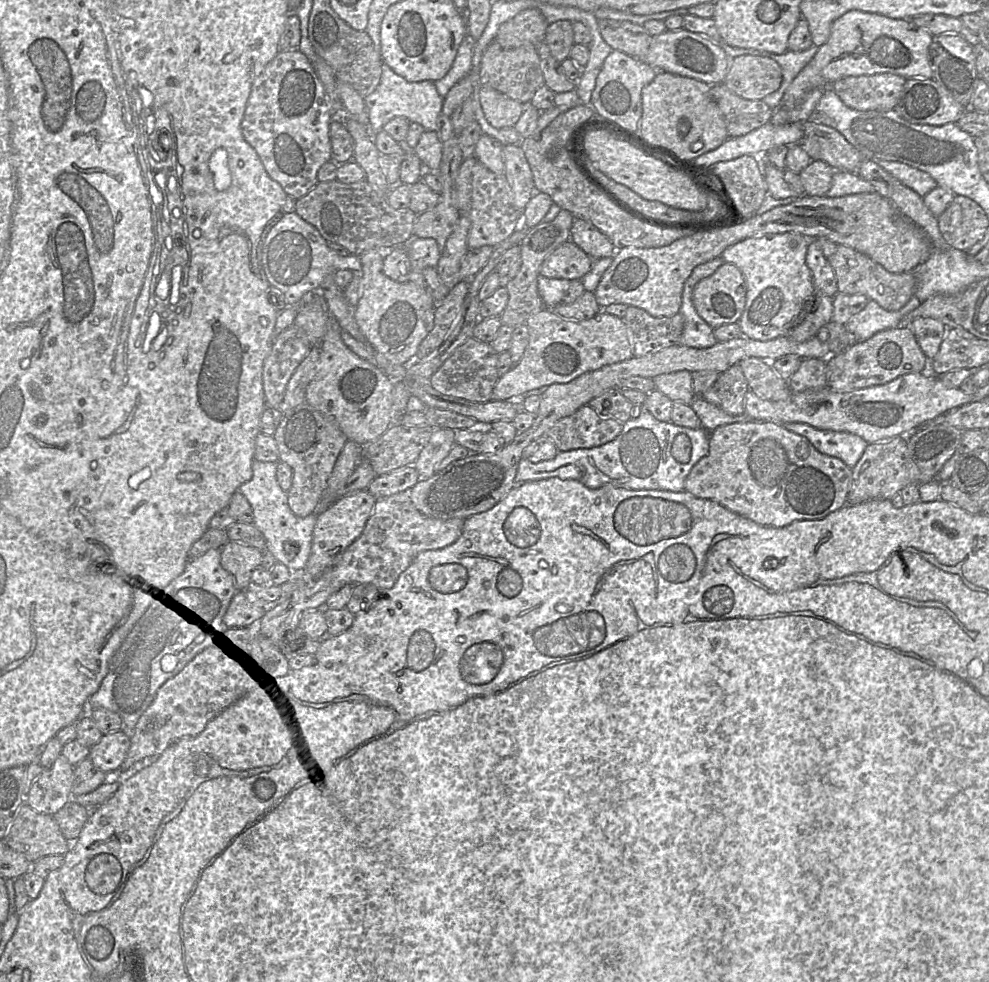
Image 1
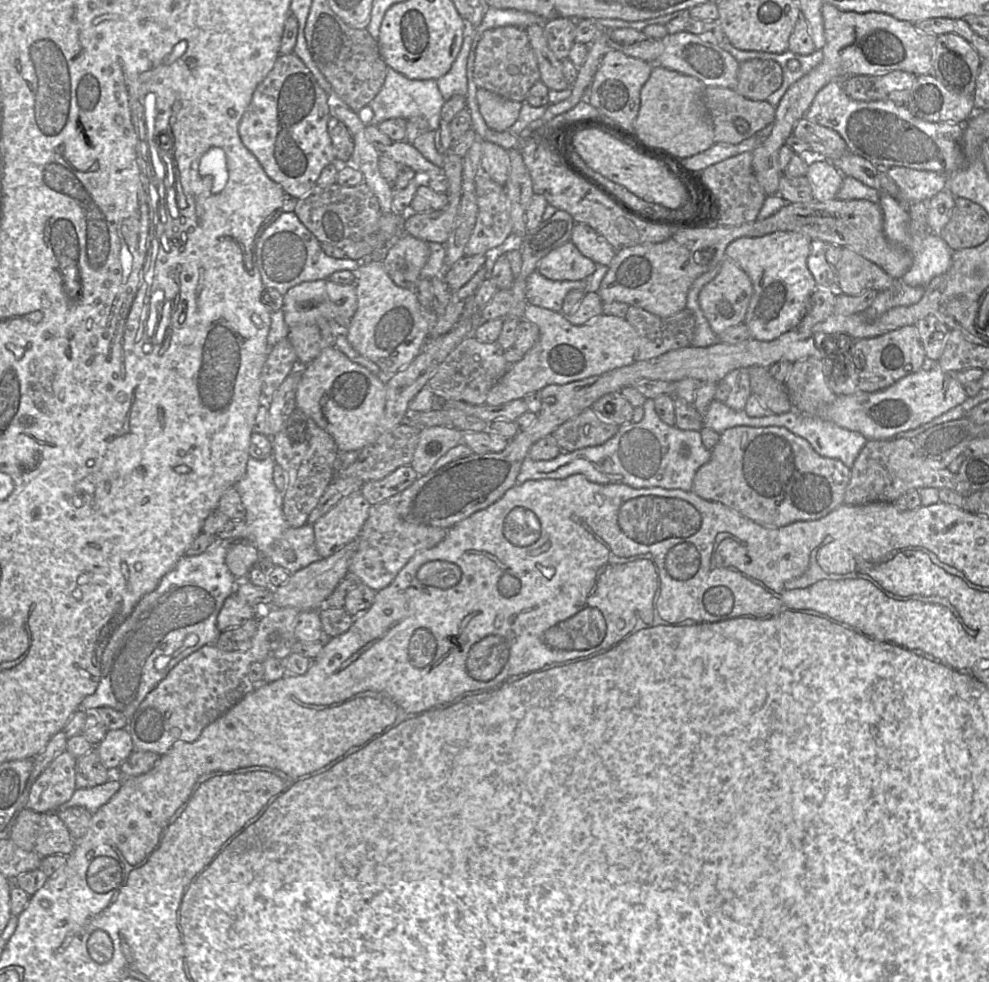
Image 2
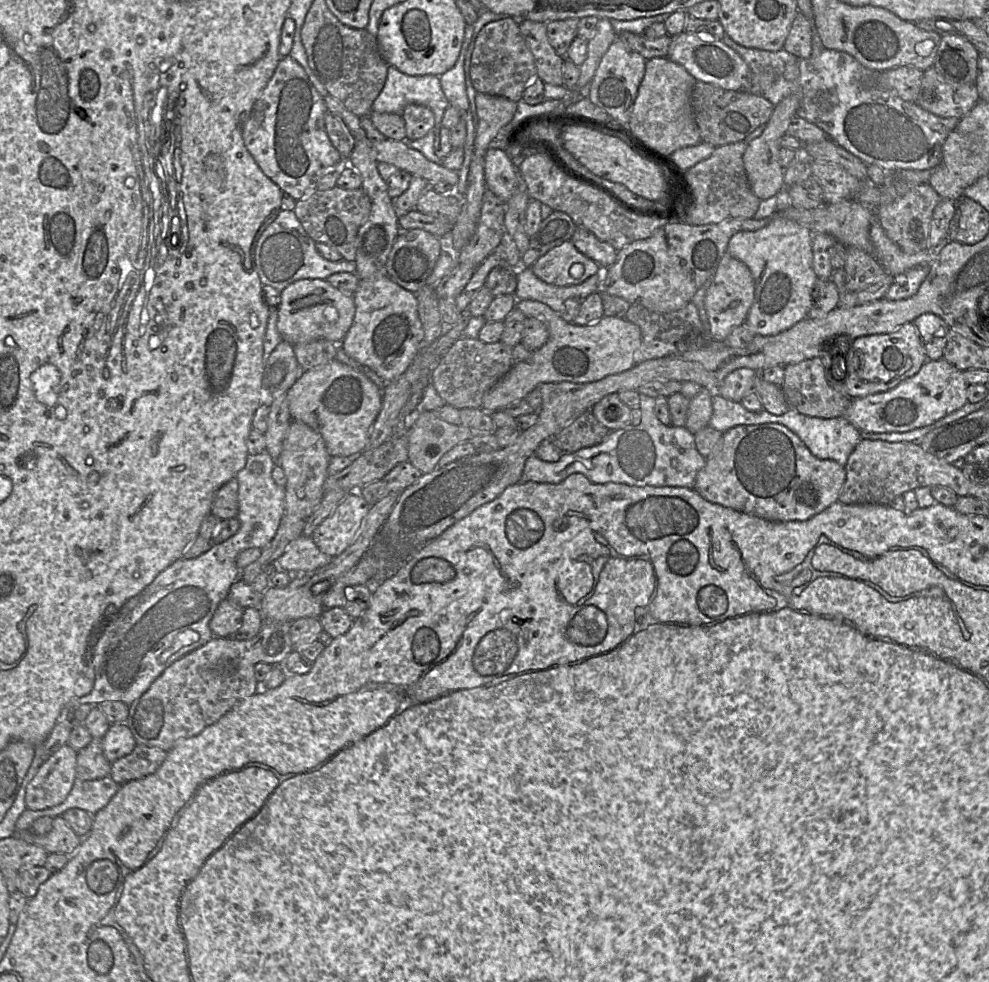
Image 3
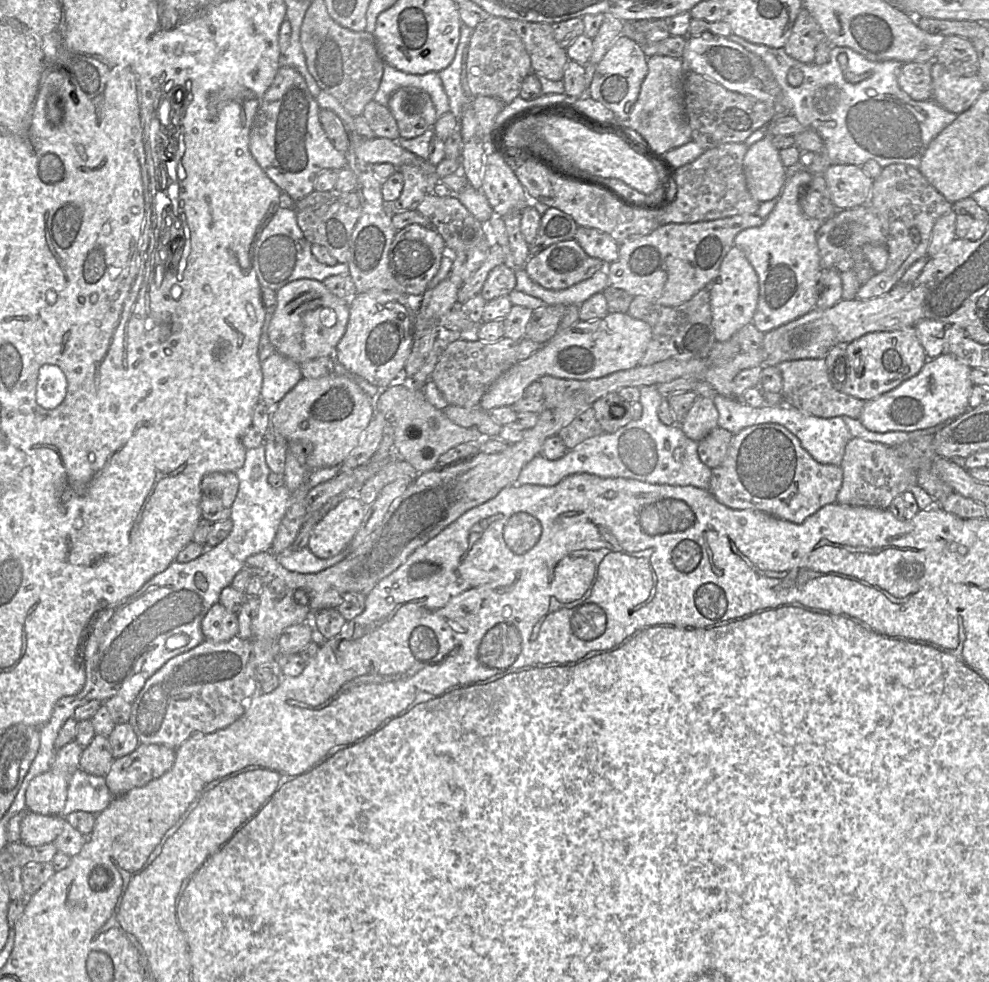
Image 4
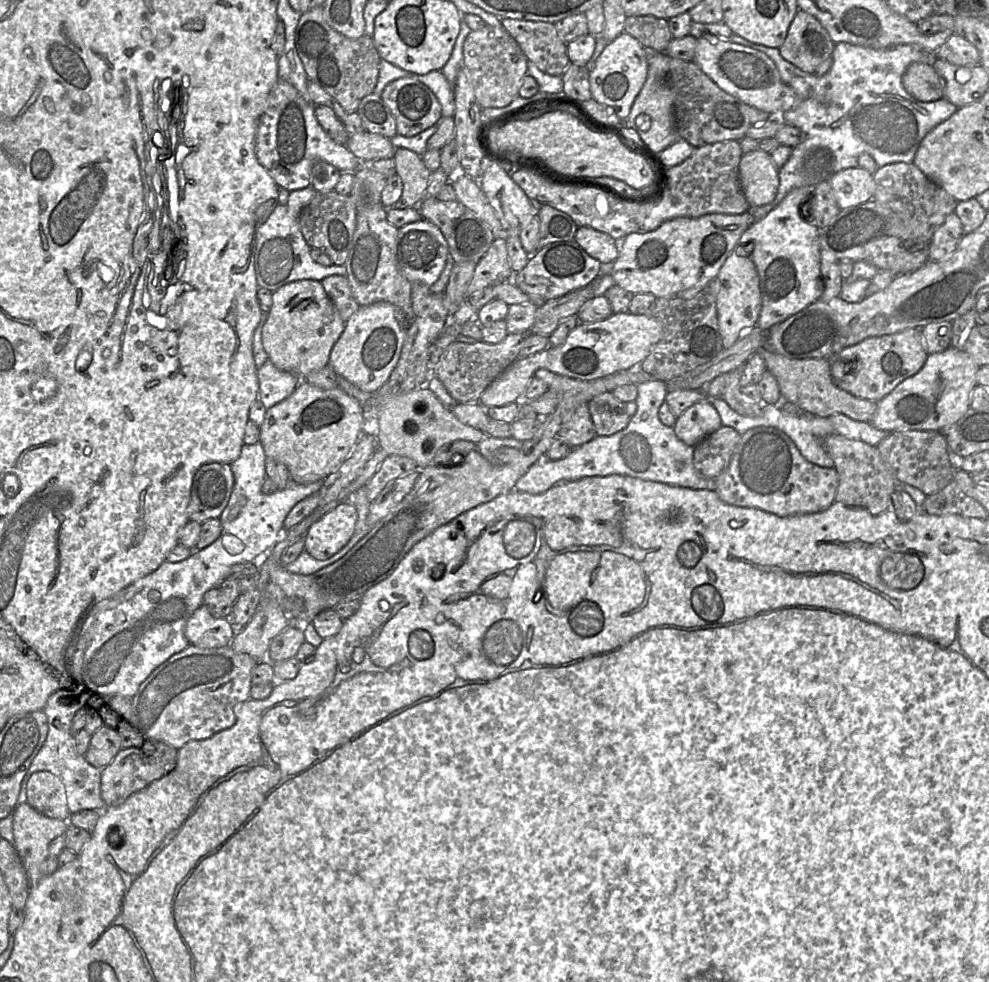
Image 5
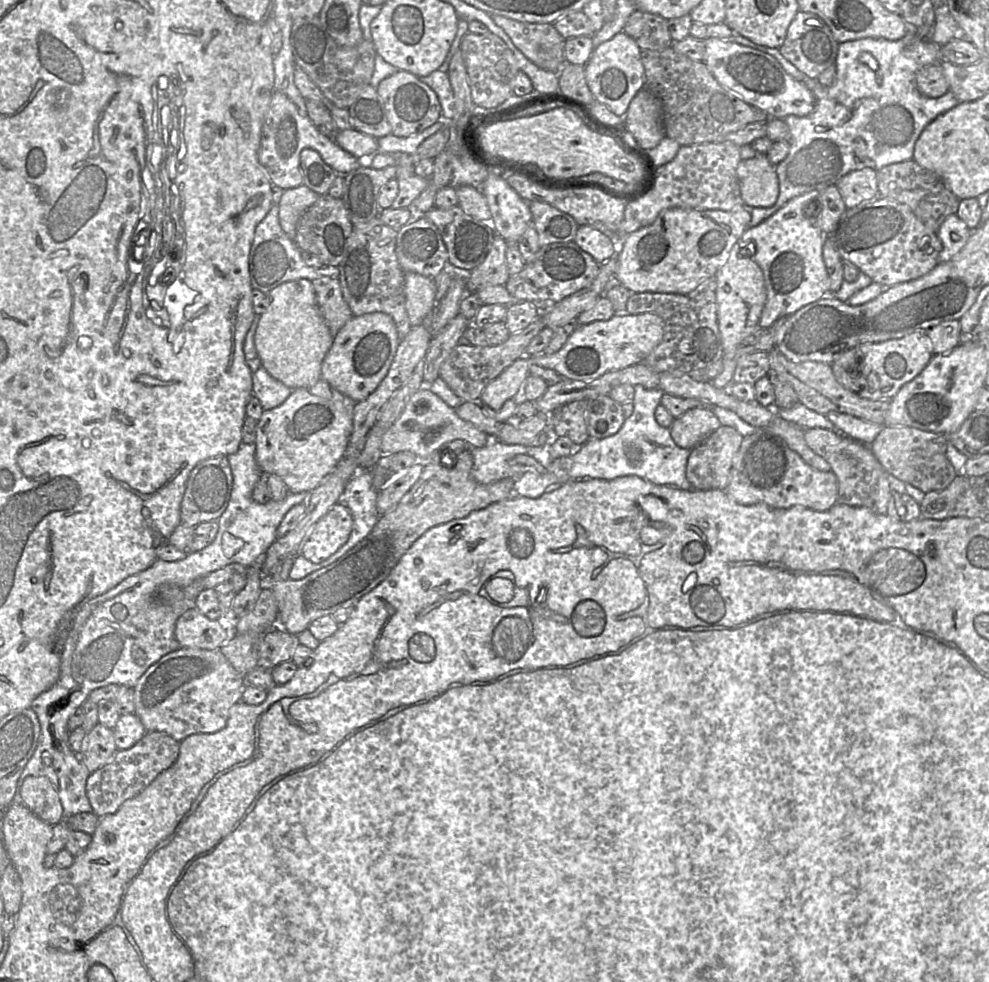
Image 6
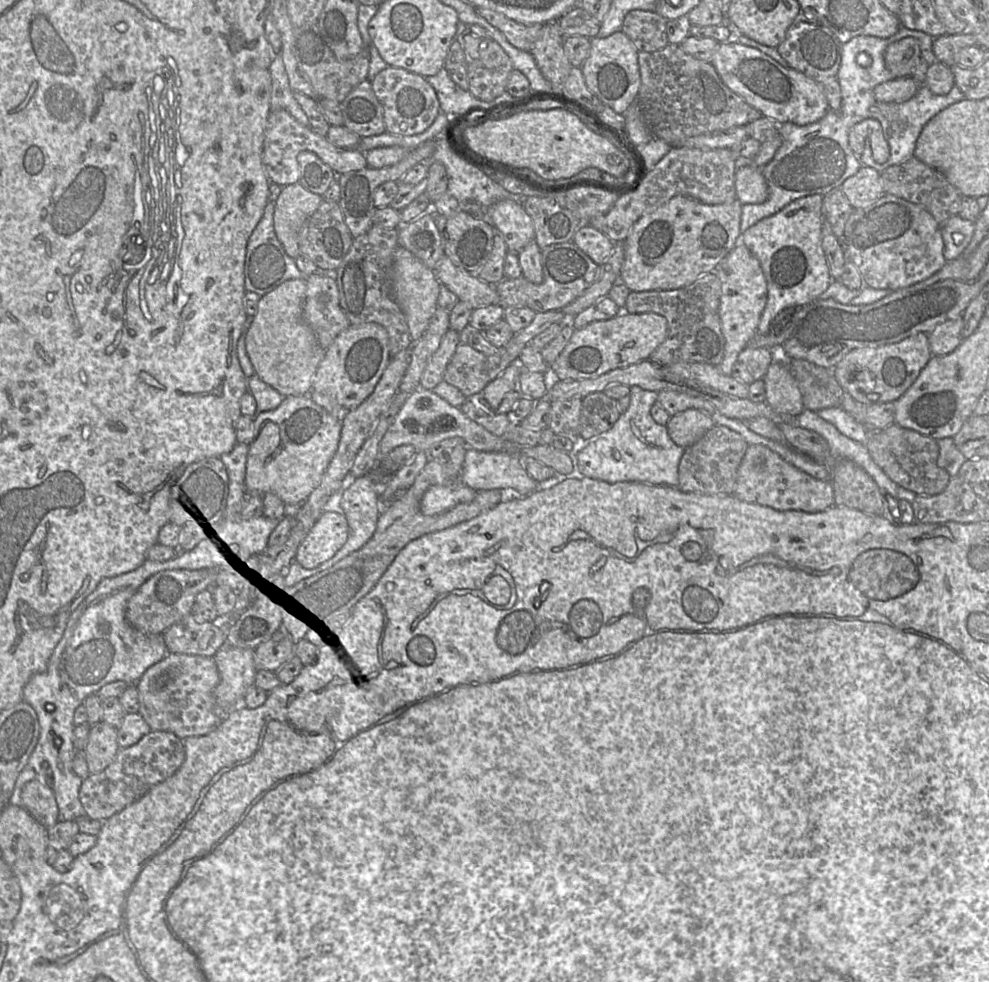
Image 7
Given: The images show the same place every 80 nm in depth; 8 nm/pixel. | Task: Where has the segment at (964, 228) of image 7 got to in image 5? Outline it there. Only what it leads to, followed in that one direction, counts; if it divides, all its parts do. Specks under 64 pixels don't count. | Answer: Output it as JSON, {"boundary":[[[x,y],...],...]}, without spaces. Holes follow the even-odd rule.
{"boundary":[[[950,213],[935,230],[929,242],[929,260],[940,261],[951,255],[963,235],[964,231],[959,217],[955,213]]]}

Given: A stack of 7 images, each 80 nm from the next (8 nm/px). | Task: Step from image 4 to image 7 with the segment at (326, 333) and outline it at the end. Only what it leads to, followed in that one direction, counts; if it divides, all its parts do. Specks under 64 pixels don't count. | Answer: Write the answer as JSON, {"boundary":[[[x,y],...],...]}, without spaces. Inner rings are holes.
{"boundary":[[[291,279],[261,296],[245,338],[255,374],[284,397],[310,397],[313,377],[326,355],[326,350],[319,345],[315,333],[303,318],[306,289],[305,279]]]}

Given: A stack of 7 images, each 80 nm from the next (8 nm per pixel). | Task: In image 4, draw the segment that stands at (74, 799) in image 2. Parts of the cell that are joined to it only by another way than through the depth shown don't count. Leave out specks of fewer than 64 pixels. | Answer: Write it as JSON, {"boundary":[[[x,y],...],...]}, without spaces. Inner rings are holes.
{"boundary":[[[78,768],[69,781],[66,804],[60,816],[66,817],[74,811],[97,815],[108,807],[112,799],[104,776],[91,775]]]}

